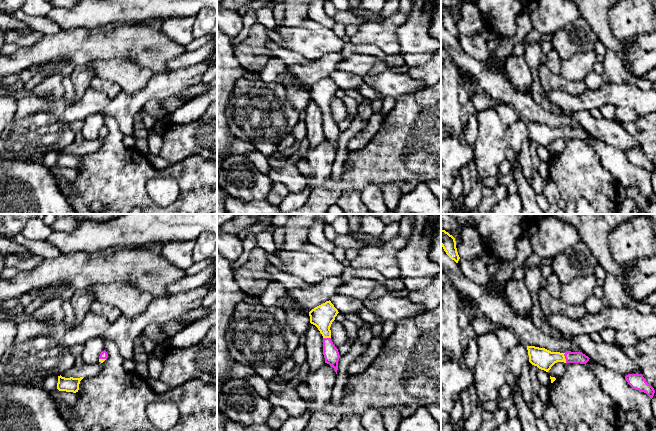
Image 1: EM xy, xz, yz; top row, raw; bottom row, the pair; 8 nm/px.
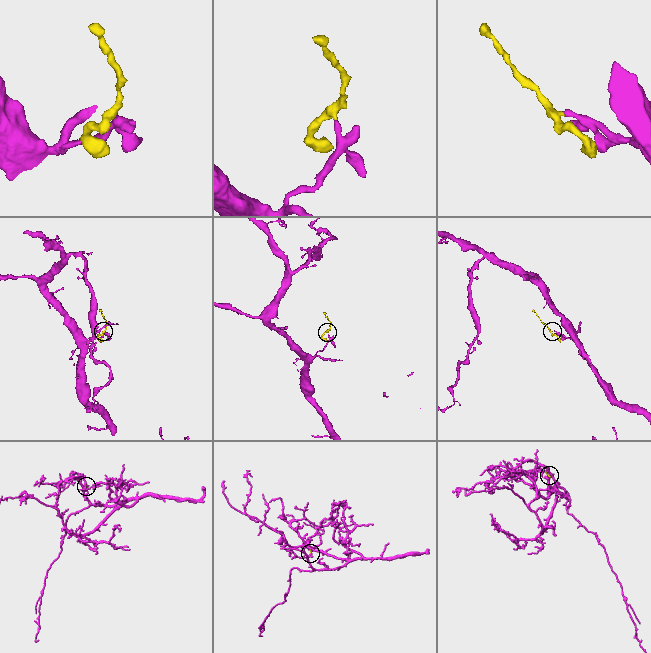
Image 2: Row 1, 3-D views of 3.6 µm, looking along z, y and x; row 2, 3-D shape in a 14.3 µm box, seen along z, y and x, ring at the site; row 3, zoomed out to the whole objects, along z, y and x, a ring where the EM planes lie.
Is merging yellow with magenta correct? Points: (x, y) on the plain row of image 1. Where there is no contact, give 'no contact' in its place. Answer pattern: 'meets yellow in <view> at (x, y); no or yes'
meets yellow in yz at (564, 134); yes

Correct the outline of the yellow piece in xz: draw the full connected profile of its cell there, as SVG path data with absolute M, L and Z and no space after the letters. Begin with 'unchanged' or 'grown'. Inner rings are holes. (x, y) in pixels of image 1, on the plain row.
grown; M330 76L315 83L309 88L310 99L315 101L323 112L323 131L325 139L332 142L336 150L340 131L338 125L331 116L330 103L338 89L338 86Z

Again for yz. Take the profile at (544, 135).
grown; M527 122L527 126L529 138L546 148L557 138L586 140L590 135L582 128L551 128L545 124L535 122Z

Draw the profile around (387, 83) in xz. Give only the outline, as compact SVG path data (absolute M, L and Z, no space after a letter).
M389 70L373 76L367 74L363 81L382 96L394 98L421 91L426 87L423 81L414 80L405 73L394 73Z

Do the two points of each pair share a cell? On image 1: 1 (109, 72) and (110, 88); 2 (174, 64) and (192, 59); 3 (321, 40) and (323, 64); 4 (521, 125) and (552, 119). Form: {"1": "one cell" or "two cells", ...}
{"1": "two cells", "2": "one cell", "3": "two cells", "4": "two cells"}

